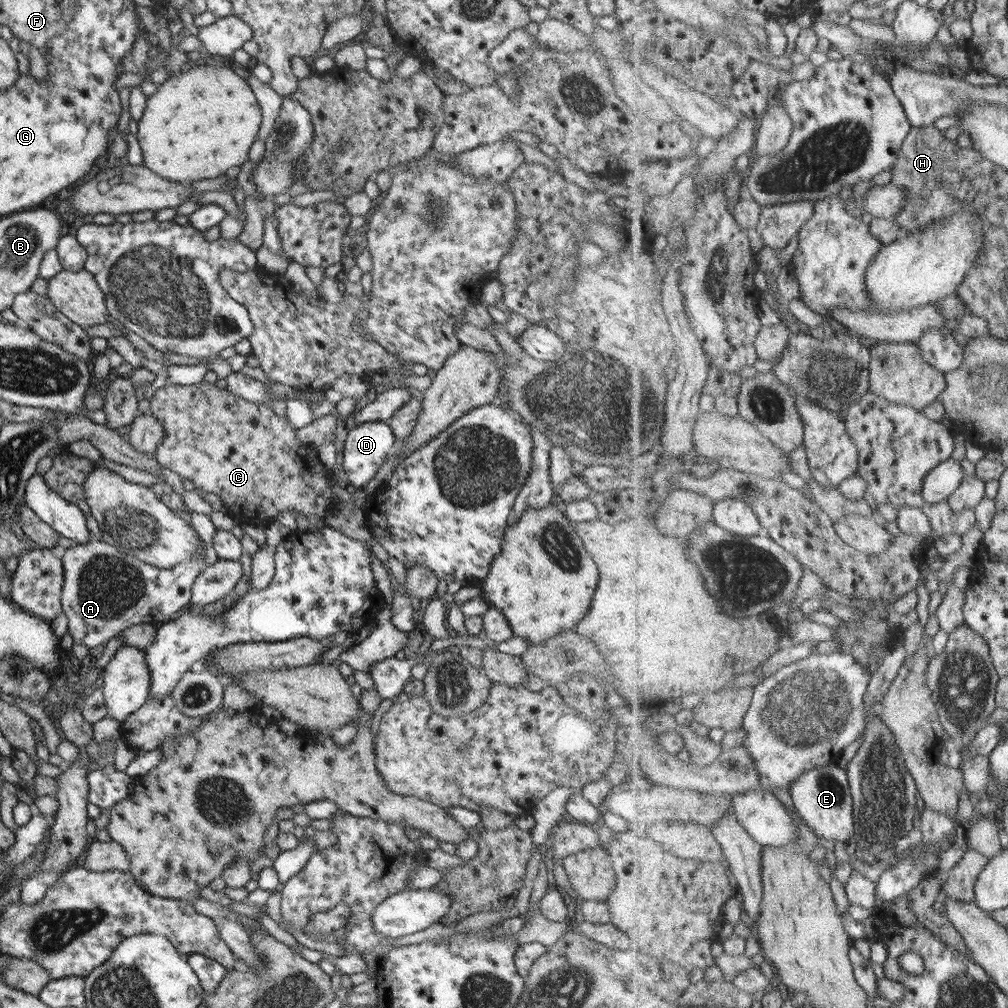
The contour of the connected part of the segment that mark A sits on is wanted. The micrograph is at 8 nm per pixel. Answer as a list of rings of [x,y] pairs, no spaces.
[[[94,539],[85,544],[77,544],[67,548],[60,560],[63,568],[63,585],[60,592],[61,612],[67,619],[66,632],[72,642],[81,642],[89,650],[104,645],[114,638],[118,632],[137,624],[166,622],[174,618],[190,604],[190,590],[195,578],[205,565],[199,558],[191,558],[173,568],[152,568],[141,562],[134,555],[119,552],[105,540]]]

